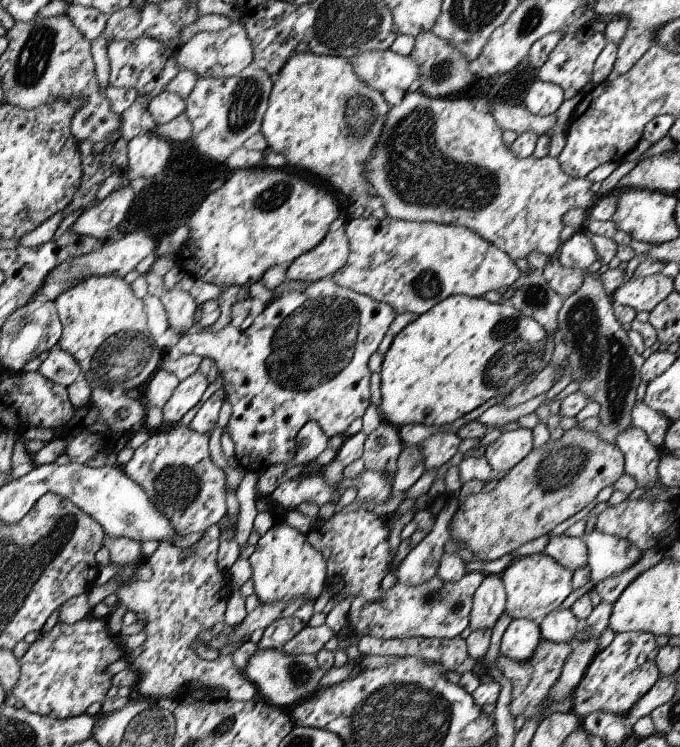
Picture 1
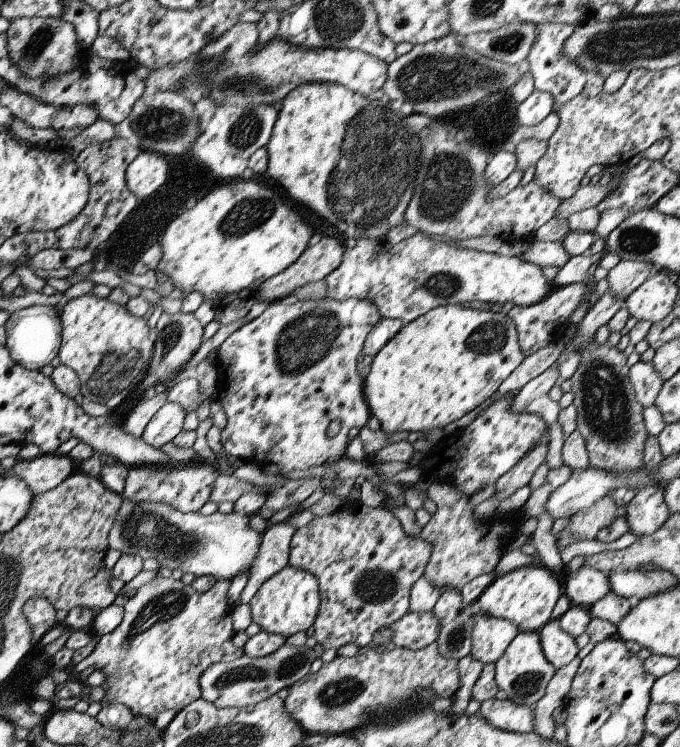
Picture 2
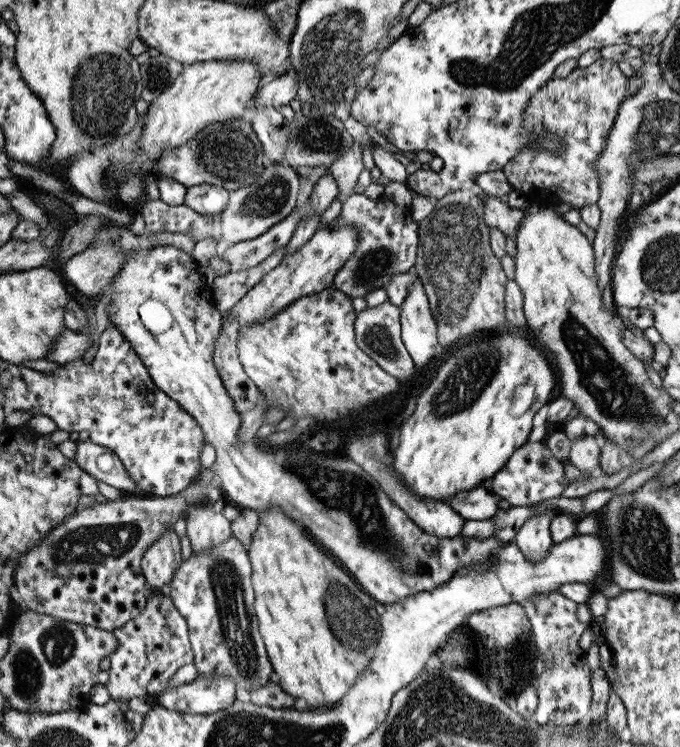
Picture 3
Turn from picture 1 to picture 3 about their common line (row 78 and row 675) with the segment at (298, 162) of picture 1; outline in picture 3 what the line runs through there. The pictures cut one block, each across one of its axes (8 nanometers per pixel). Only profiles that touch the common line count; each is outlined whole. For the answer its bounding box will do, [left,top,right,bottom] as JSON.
[248,506,381,710]

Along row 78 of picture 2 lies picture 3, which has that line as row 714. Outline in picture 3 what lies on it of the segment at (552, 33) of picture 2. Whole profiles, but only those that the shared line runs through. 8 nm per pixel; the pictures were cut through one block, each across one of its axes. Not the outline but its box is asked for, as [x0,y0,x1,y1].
[522,589,592,728]

